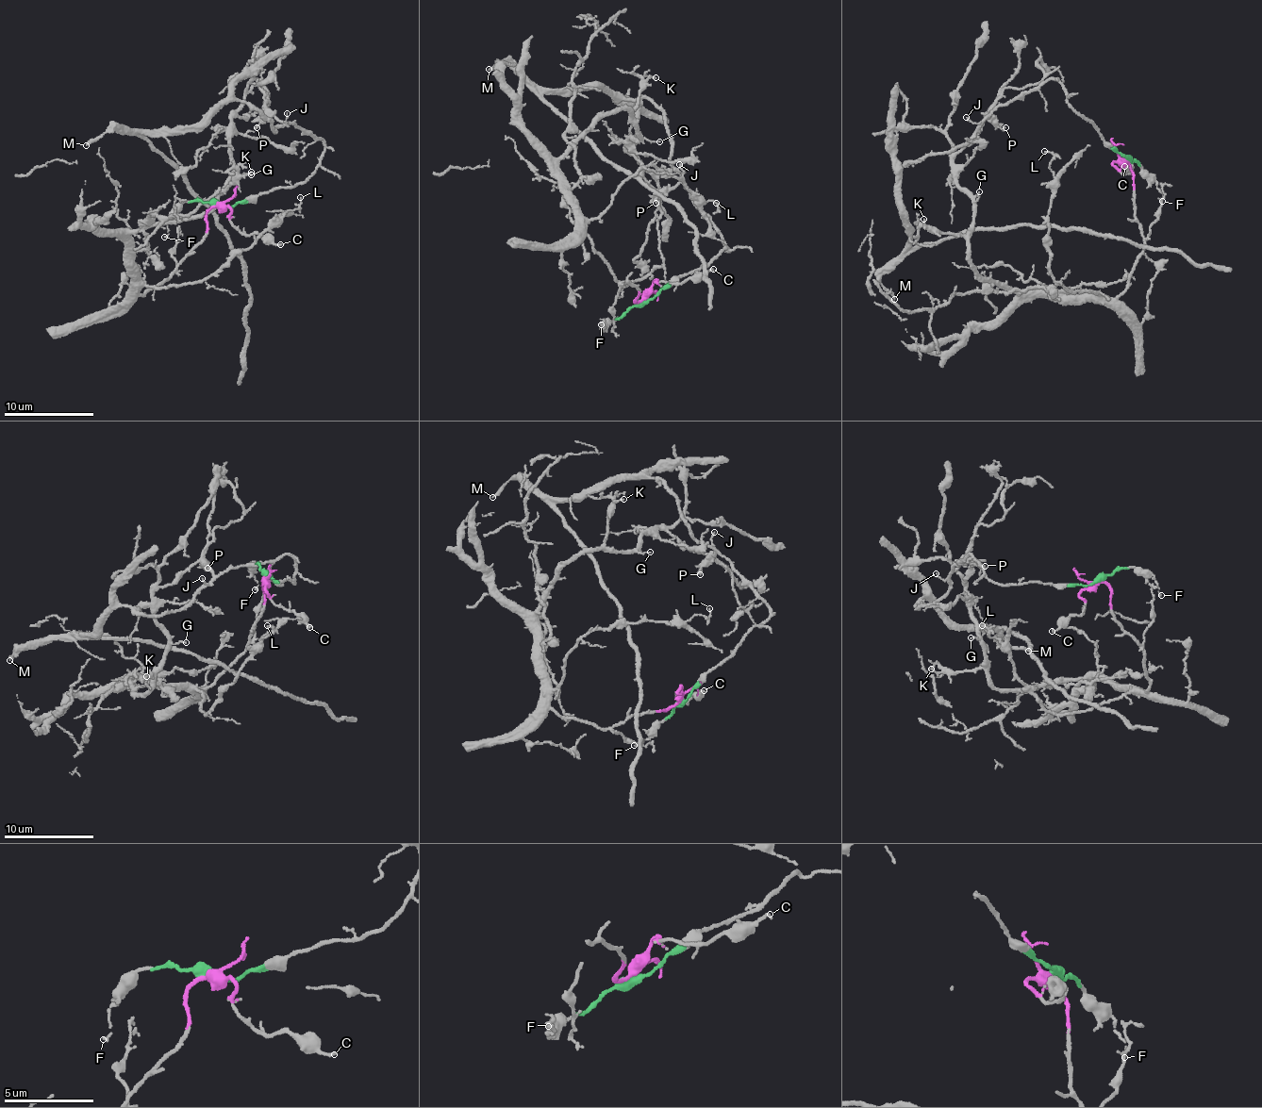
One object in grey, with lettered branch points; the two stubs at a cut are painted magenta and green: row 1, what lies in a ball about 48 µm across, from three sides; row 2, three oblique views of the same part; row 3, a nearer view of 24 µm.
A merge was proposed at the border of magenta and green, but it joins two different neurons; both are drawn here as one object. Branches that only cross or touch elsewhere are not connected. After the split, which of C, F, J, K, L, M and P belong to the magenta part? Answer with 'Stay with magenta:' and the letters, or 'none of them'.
Stay with magenta: C, K, L

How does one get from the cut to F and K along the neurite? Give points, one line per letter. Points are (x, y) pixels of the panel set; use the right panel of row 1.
F: (1126, 160), (1143, 167), (1163, 194), (1162, 202)
K: (1126, 160), (1143, 252), (1129, 285), (1114, 297), (1016, 291), (985, 278), (964, 237), (931, 228), (924, 219)

